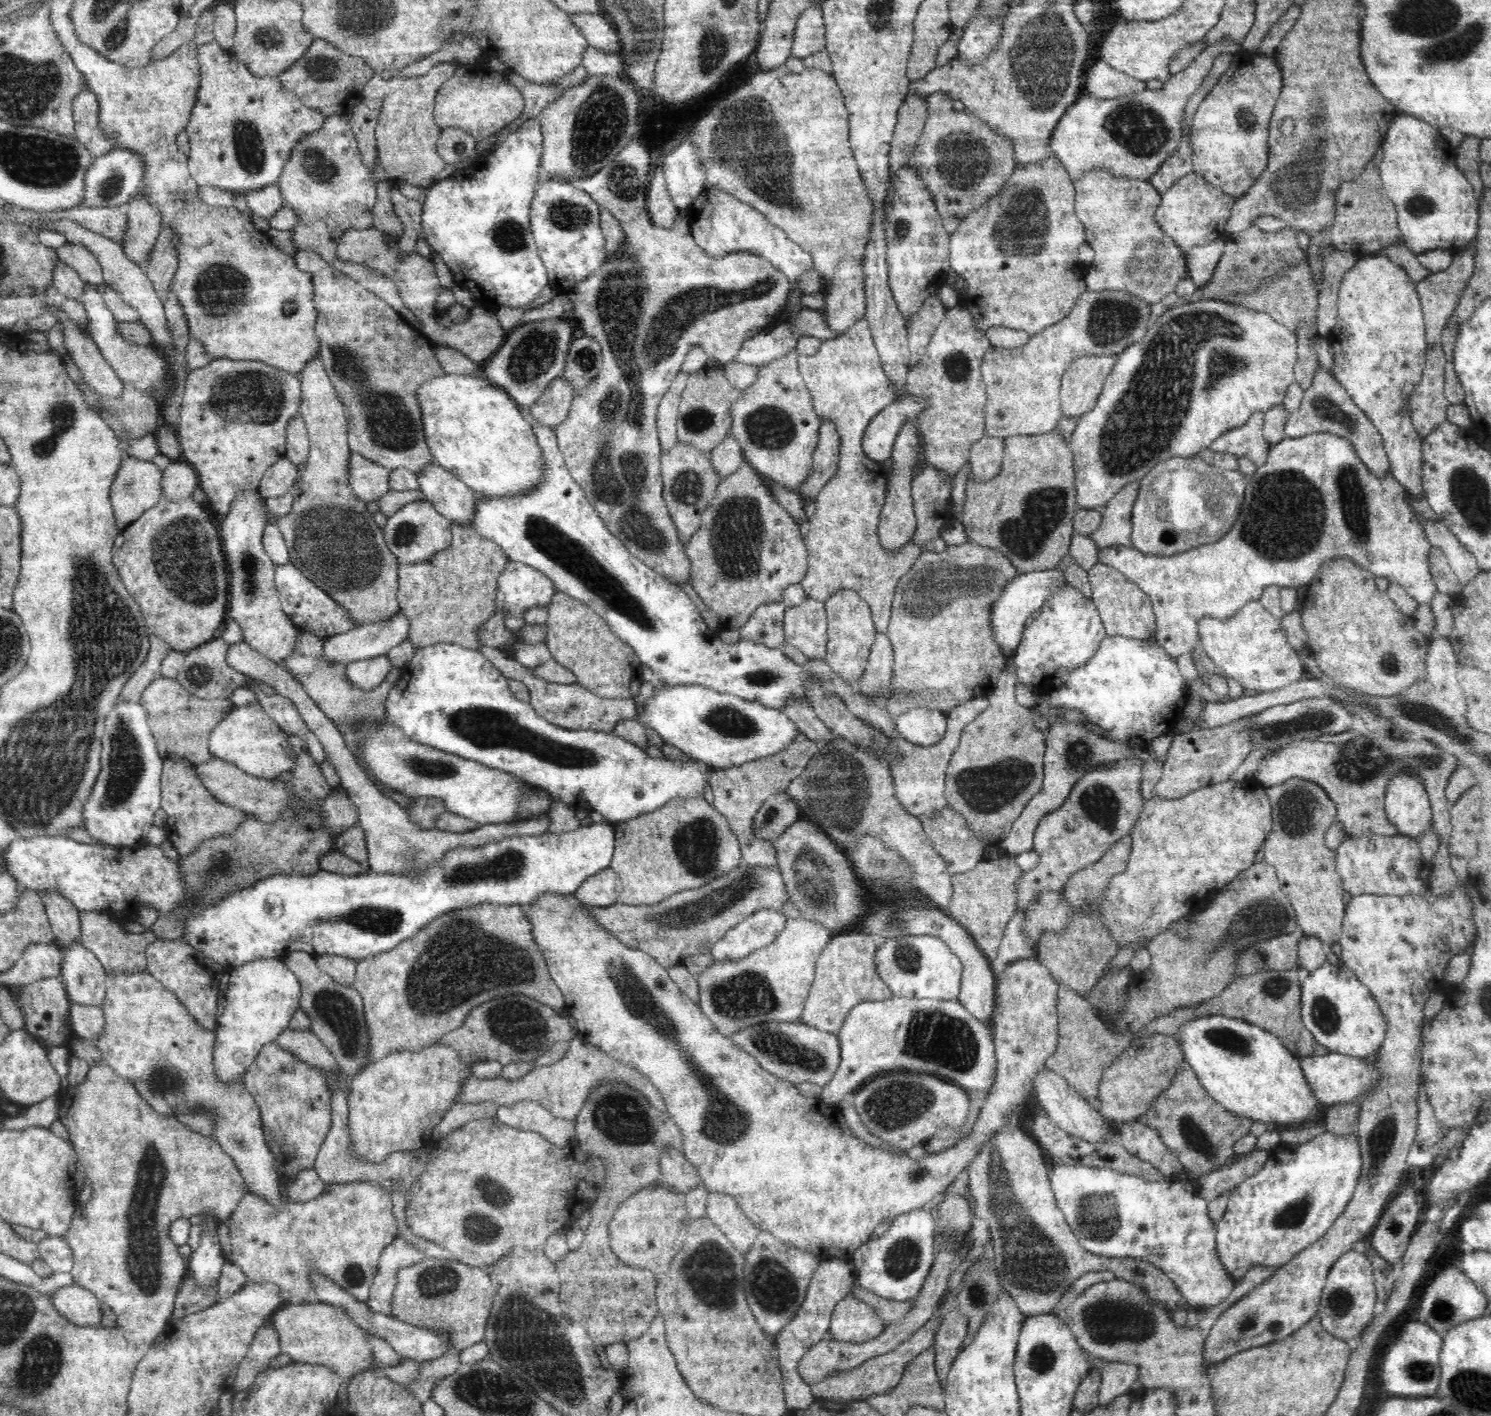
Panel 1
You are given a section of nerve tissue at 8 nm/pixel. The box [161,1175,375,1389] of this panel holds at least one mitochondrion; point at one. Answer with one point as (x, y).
(355, 1274)

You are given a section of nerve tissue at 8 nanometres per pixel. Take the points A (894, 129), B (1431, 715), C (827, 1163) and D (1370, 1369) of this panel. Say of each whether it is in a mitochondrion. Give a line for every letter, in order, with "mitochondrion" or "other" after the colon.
A: other
B: mitochondrion
C: other
D: other

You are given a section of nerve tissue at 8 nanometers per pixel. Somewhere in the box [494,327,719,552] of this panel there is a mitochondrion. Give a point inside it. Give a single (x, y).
(687, 486)

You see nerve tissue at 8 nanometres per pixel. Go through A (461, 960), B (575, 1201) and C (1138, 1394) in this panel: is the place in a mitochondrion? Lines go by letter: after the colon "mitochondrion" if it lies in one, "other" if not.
A: mitochondrion
B: other
C: other

